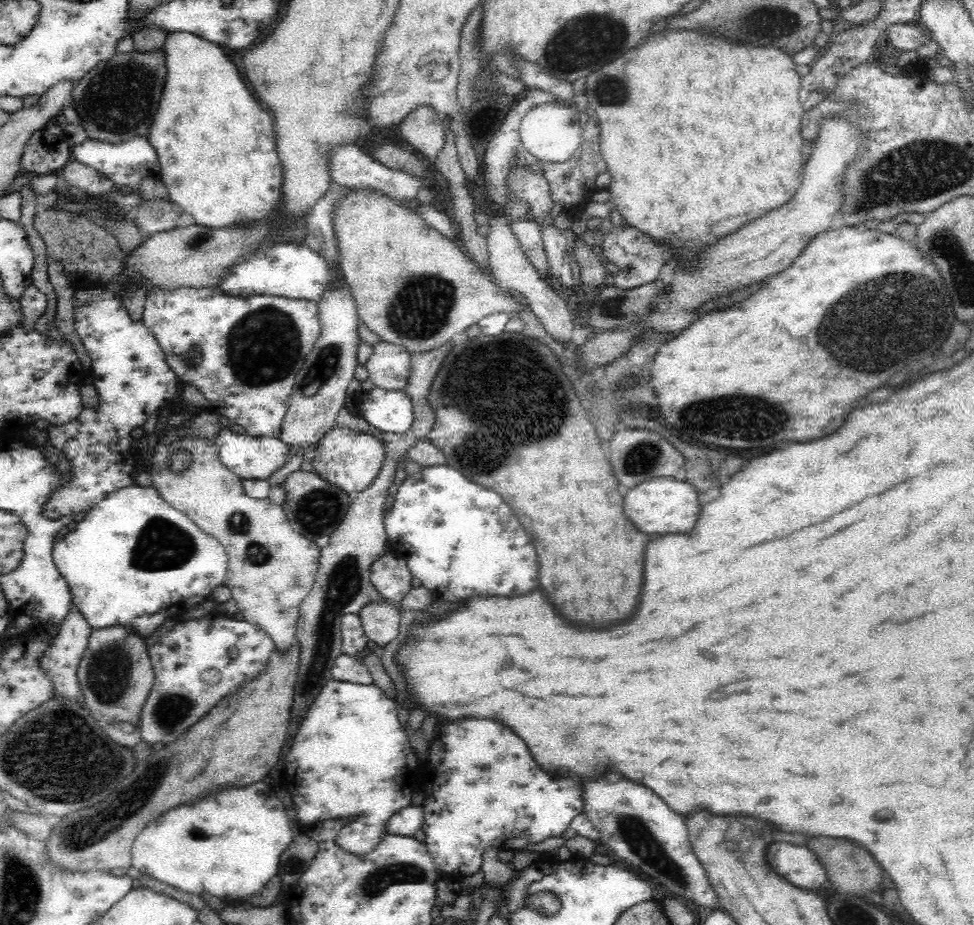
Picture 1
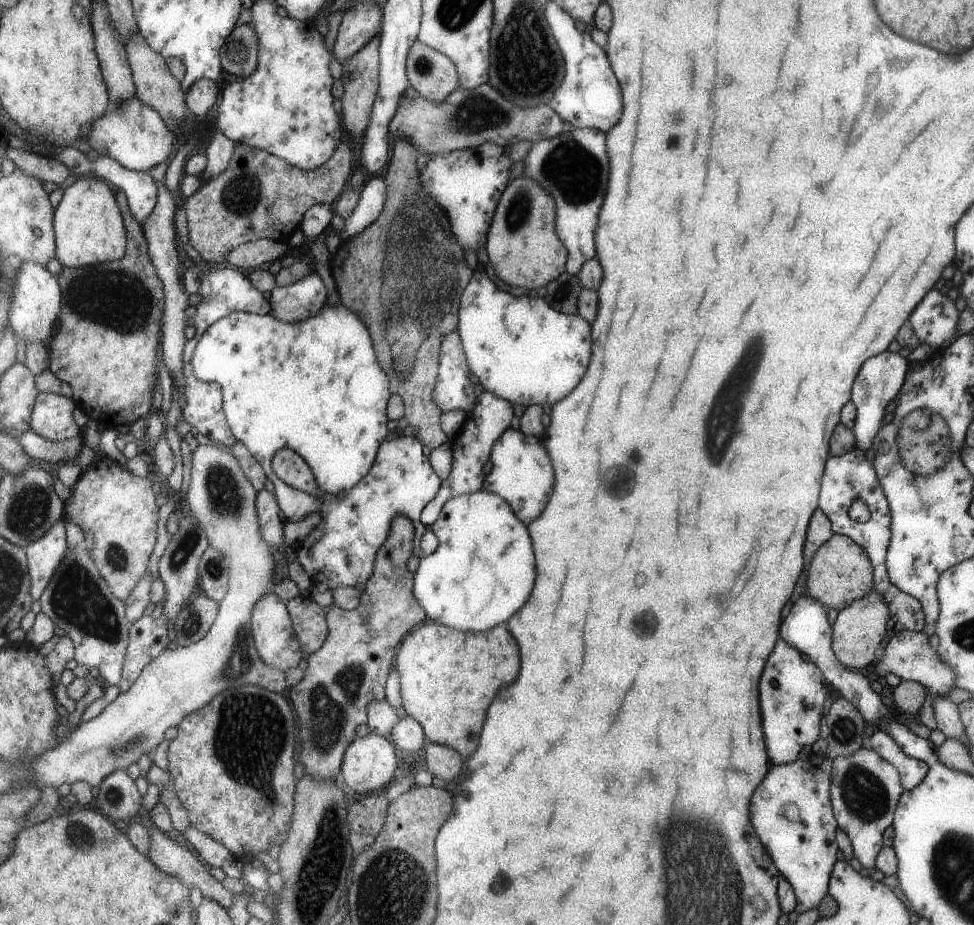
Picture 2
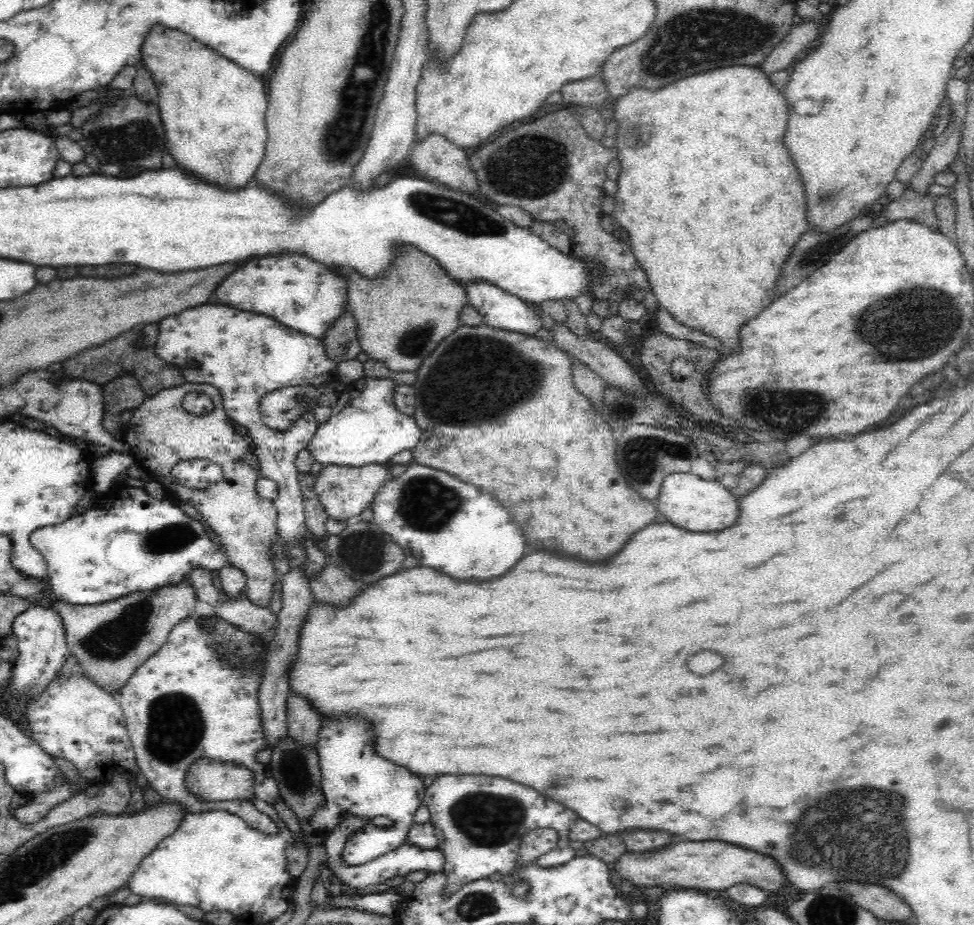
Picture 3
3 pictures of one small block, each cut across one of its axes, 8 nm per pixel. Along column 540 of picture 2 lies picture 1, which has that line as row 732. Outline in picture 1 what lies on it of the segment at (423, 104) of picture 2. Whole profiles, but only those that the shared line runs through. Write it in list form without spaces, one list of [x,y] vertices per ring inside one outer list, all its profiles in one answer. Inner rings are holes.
[[[130,627],[93,629],[77,670],[88,711],[116,744],[129,749],[141,741],[139,718],[155,681],[148,647],[145,637]]]

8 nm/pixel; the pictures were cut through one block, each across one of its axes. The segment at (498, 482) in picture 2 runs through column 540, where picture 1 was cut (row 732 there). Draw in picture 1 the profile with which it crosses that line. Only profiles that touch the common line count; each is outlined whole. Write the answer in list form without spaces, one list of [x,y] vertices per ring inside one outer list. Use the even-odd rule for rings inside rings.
[[[460,720],[454,724],[442,724],[438,738],[430,746],[430,758],[428,758],[428,768],[420,774],[425,783],[424,804],[421,807],[424,812],[423,831],[426,833],[425,846],[427,852],[433,857],[433,863],[439,874],[454,876],[454,879],[462,880],[475,875],[482,868],[482,855],[487,849],[495,848],[498,851],[518,852],[526,850],[526,846],[540,844],[550,838],[562,837],[567,828],[570,827],[576,816],[584,814],[582,804],[582,784],[578,780],[568,780],[568,778],[548,778],[542,770],[534,768],[538,766],[528,752],[524,740],[520,740],[514,732],[508,732],[506,726],[492,722],[492,720]]]

